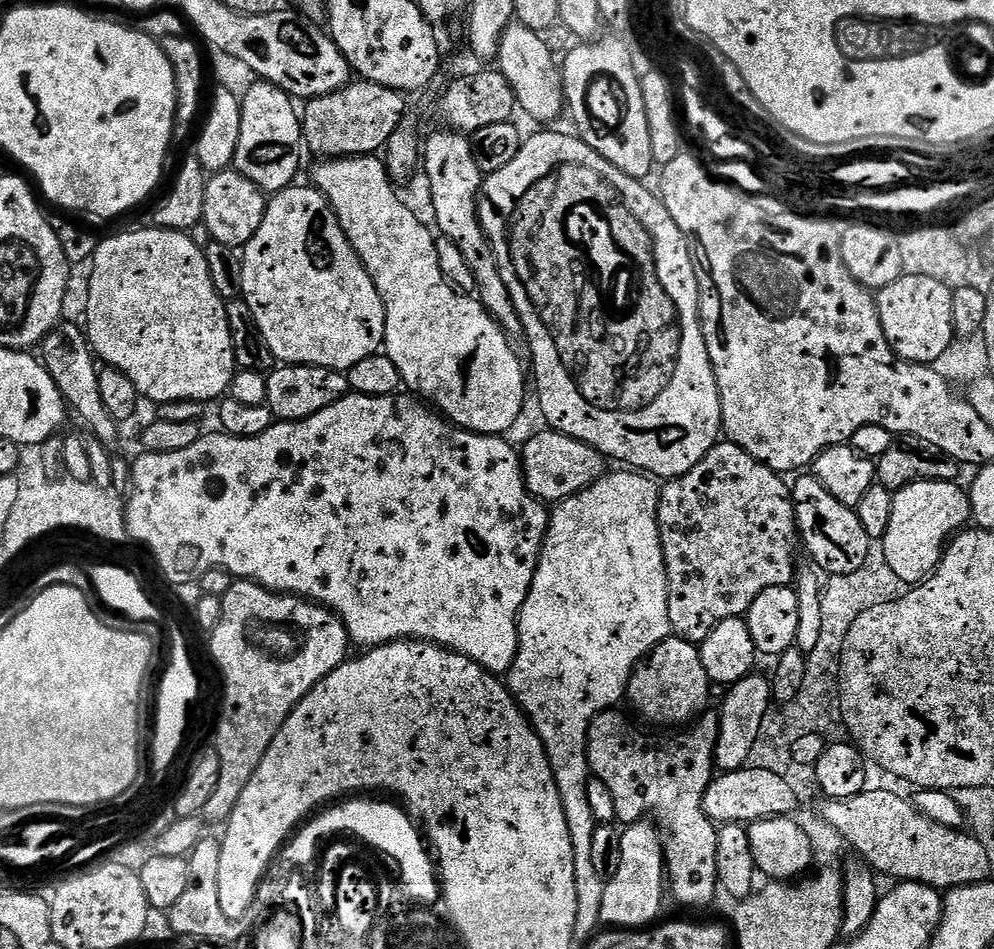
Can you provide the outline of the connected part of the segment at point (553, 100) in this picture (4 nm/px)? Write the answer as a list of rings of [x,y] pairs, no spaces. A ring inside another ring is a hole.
[[[513,22],[502,34],[500,45],[494,60],[498,71],[510,82],[512,92],[516,96],[519,111],[525,112],[532,120],[541,120],[541,125],[548,126],[566,112],[564,103],[564,82],[558,60],[552,57],[545,37],[539,32],[530,30],[525,24]]]

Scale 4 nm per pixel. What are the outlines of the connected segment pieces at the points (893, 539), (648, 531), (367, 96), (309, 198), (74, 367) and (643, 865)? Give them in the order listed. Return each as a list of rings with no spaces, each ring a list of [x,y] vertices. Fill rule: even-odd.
[[[923,480],[895,493],[894,514],[890,514],[890,526],[882,543],[890,570],[902,582],[915,586],[928,579],[939,566],[946,545],[969,523],[972,507],[967,491],[960,486],[950,480]]]
[[[620,470],[624,472],[612,472],[595,480],[590,487],[582,489],[578,494],[559,501],[551,509],[548,518],[548,529],[544,535],[544,545],[540,548],[540,560],[536,563],[534,582],[530,586],[530,594],[526,594],[526,602],[520,611],[518,621],[518,654],[512,663],[511,672],[507,673],[506,683],[516,698],[516,703],[524,710],[525,716],[531,721],[533,728],[538,733],[547,752],[548,761],[551,764],[552,773],[555,776],[555,784],[564,784],[564,792],[559,792],[563,806],[582,800],[586,789],[580,788],[580,784],[588,784],[590,769],[588,767],[588,732],[592,720],[598,713],[609,711],[617,707],[621,699],[625,699],[628,690],[628,679],[637,664],[652,651],[656,645],[669,639],[673,635],[670,626],[670,610],[668,609],[668,575],[664,565],[664,551],[660,541],[660,527],[658,526],[658,506],[660,505],[661,485],[653,477],[639,470]]]
[[[349,82],[337,92],[316,96],[302,108],[303,143],[320,158],[371,156],[385,147],[406,113],[405,93],[367,82]]]
[[[307,186],[308,188],[296,187],[283,188],[282,191],[275,193],[268,200],[268,209],[262,218],[262,226],[258,226],[258,234],[254,234],[254,238],[250,238],[250,242],[244,245],[242,249],[244,261],[242,262],[242,290],[240,296],[246,302],[246,306],[250,306],[250,310],[254,314],[254,327],[277,361],[288,366],[309,364],[311,368],[333,368],[335,372],[347,373],[348,369],[353,368],[358,362],[362,362],[362,358],[370,358],[383,349],[386,310],[382,298],[366,270],[366,266],[358,258],[354,246],[346,238],[346,234],[334,214],[330,202],[314,186]]]
[[[61,323],[48,333],[47,338],[40,345],[40,351],[44,354],[42,363],[54,378],[55,385],[58,386],[65,403],[71,409],[73,407],[83,422],[92,430],[93,439],[99,441],[105,448],[113,449],[120,438],[118,432],[120,426],[103,405],[98,385],[98,364],[85,331],[74,324]]]
[[[642,819],[621,831],[620,849],[622,862],[618,862],[618,874],[605,883],[600,919],[616,930],[640,930],[659,914],[664,896],[666,900],[664,845],[655,823]]]

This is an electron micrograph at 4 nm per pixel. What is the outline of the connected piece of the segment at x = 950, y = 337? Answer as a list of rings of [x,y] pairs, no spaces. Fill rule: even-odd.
[[[907,274],[875,293],[882,330],[896,356],[909,360],[911,364],[932,366],[945,353],[956,336],[956,327],[952,321],[952,294],[953,291],[936,277]]]

